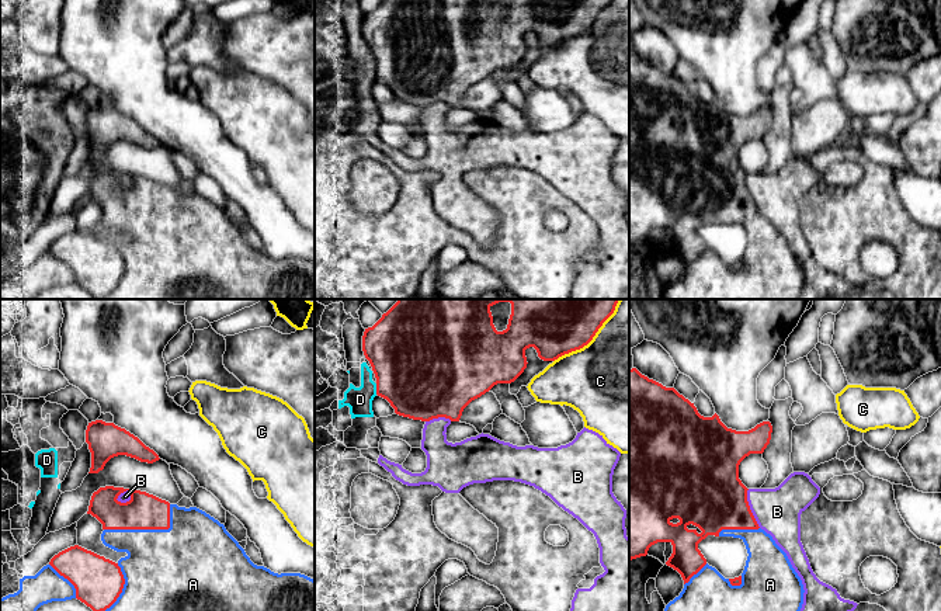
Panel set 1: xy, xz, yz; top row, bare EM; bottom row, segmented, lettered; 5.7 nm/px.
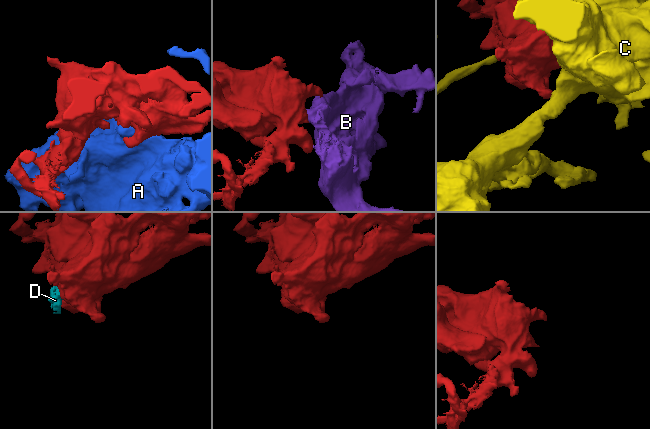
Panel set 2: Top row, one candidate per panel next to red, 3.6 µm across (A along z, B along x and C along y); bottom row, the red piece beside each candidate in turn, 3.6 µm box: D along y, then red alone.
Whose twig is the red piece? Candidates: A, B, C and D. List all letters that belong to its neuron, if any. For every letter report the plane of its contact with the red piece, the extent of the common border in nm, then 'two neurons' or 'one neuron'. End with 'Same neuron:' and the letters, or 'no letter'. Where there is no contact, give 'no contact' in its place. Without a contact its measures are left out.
A: xy | 420 nm | one neuron
B: yz | 240 nm | two neurons
C: xz | 420 nm | two neurons
D: xz | 60 nm | two neurons
Same neuron: A

